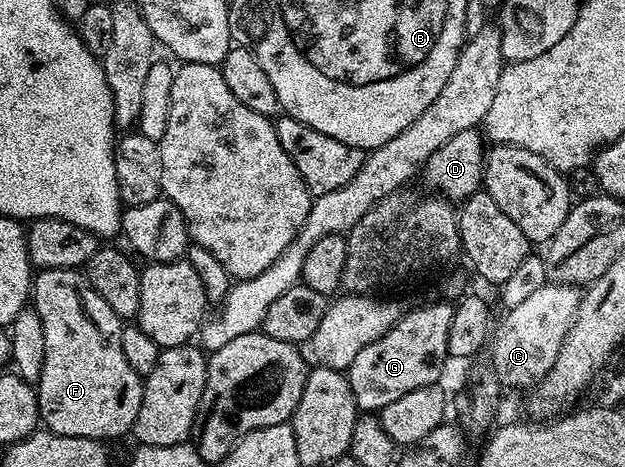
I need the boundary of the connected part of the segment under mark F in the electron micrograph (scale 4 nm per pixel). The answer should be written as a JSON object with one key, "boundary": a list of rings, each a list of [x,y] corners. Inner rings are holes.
{"boundary":[[[43,268],[32,280],[32,307],[36,314],[40,314],[40,322],[44,322],[44,370],[40,370],[40,378],[37,382],[38,390],[38,414],[41,423],[47,429],[61,436],[75,436],[76,438],[92,438],[103,442],[111,442],[117,436],[122,436],[131,431],[140,414],[140,402],[142,401],[143,377],[138,375],[132,366],[128,366],[128,358],[124,358],[124,346],[120,346],[120,334],[124,324],[120,317],[96,294],[96,290],[90,285],[90,281],[76,268]]]}

